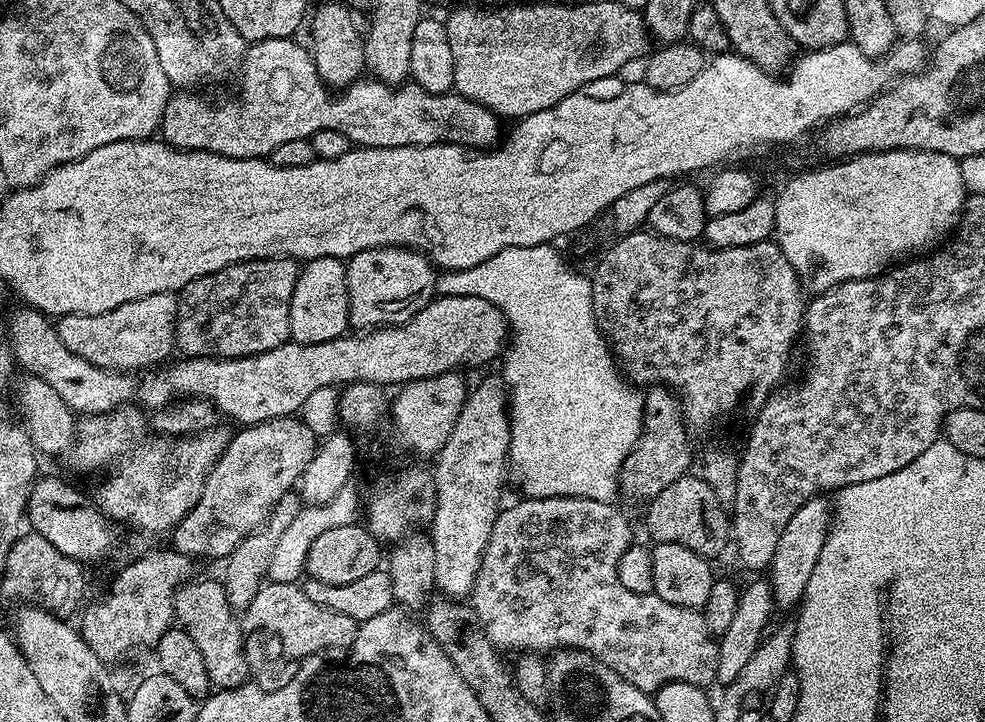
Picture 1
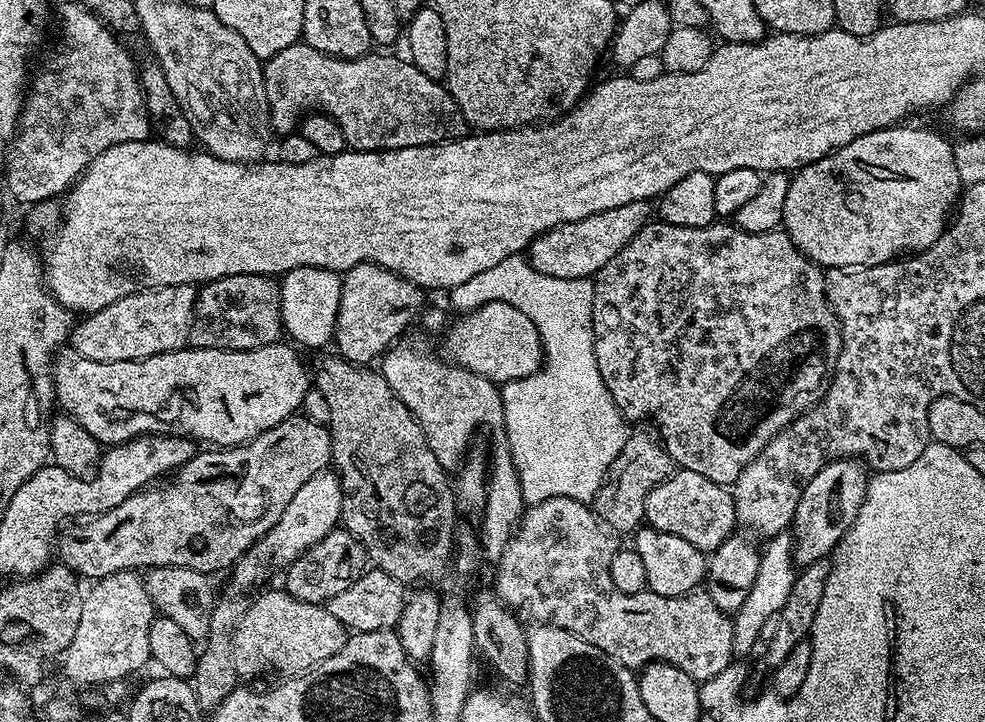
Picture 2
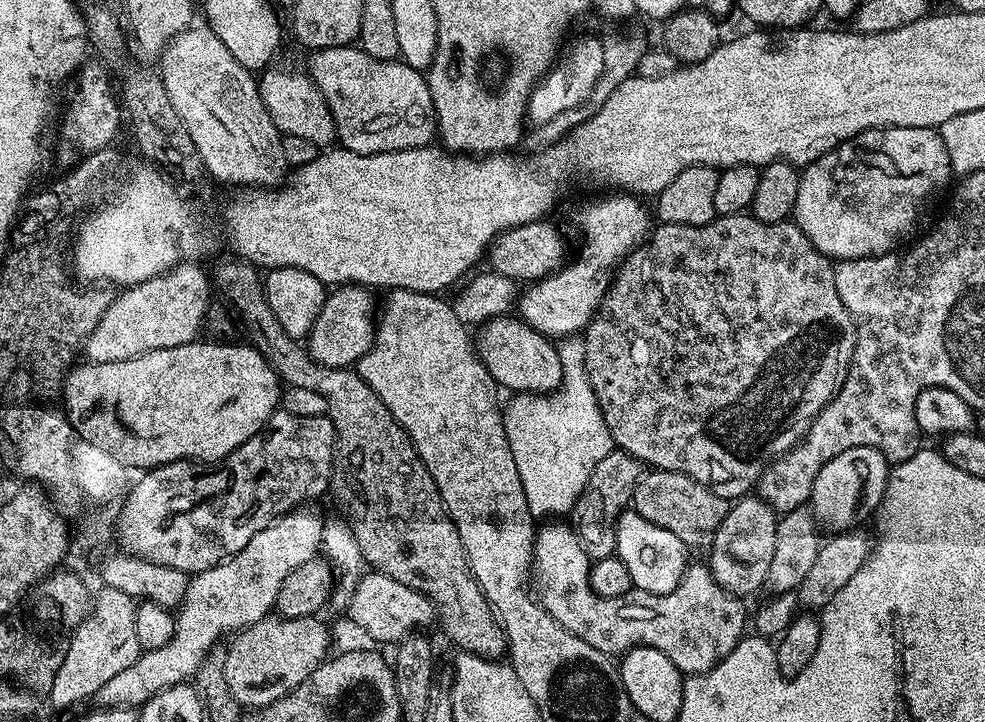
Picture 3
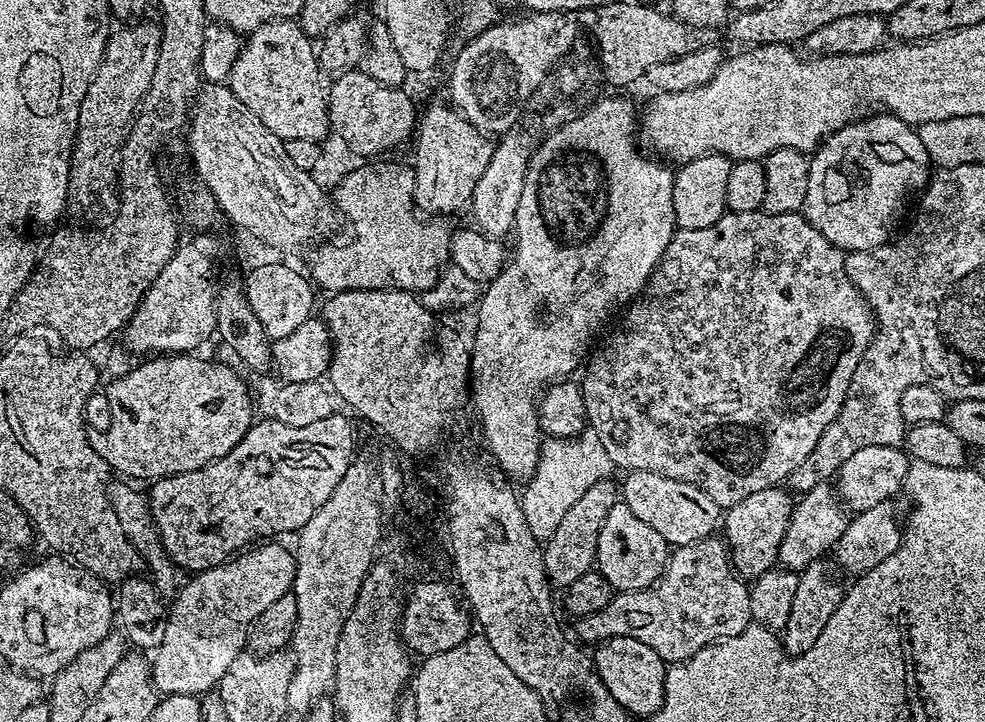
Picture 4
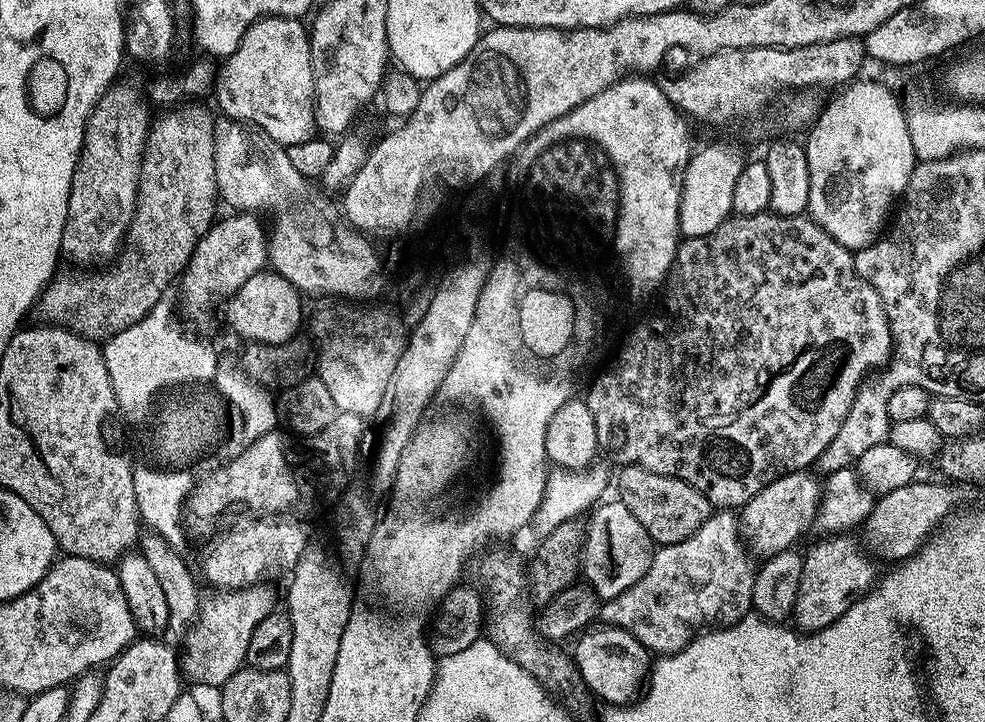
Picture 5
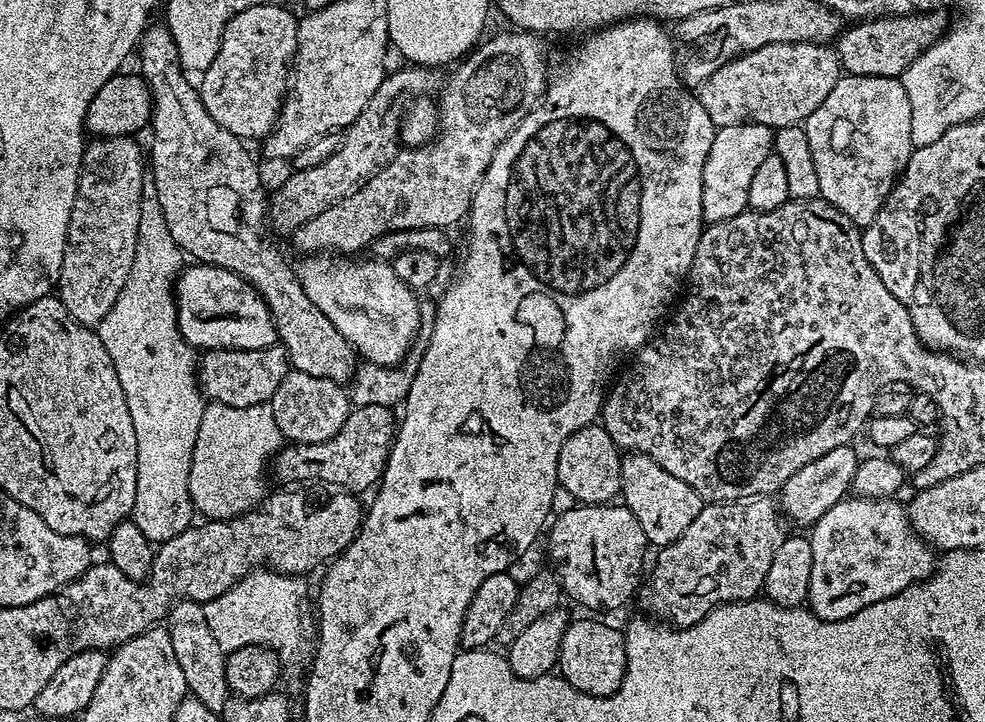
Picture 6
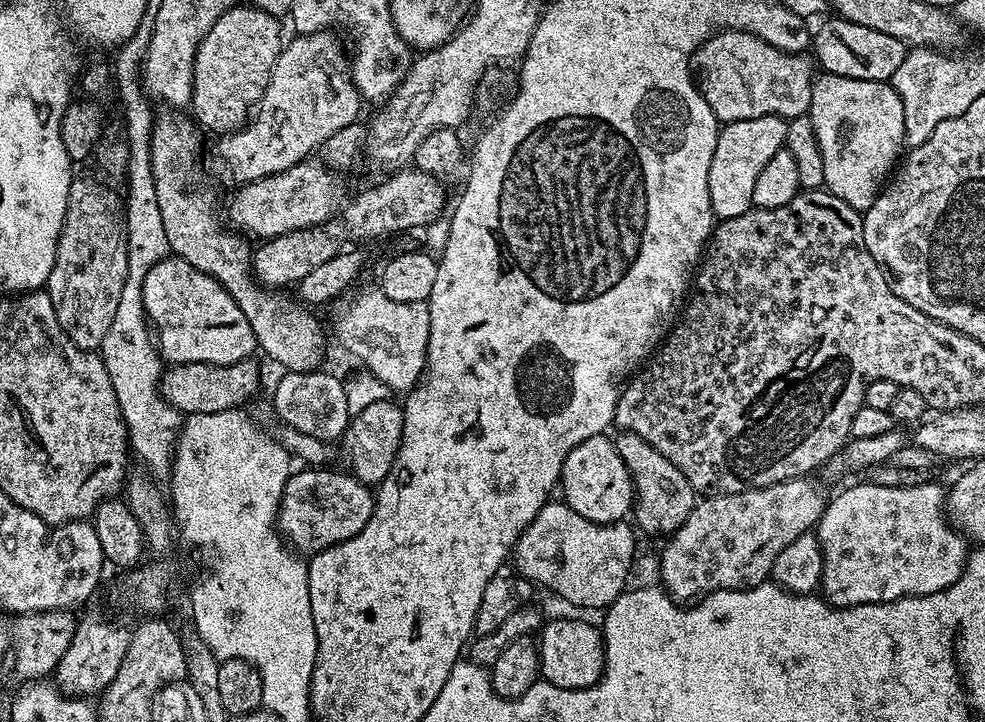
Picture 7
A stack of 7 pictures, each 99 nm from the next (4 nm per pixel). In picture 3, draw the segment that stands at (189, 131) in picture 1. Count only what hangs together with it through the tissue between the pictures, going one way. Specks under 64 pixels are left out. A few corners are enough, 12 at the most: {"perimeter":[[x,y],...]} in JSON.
{"perimeter":[[359,46],[313,51],[307,71],[347,151],[427,148],[423,71]]}

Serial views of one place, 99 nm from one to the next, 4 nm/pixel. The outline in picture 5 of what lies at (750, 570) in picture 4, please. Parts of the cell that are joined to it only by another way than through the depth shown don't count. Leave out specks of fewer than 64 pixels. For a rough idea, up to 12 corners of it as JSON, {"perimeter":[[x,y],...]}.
{"perimeter":[[786,473],[742,508],[761,557],[789,551],[820,511],[821,481]]}

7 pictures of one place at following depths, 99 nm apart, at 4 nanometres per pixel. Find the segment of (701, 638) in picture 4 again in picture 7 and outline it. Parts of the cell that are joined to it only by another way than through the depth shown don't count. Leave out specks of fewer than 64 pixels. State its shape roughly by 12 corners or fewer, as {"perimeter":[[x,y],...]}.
{"perimeter":[[812,478],[705,495],[667,537],[662,587],[687,606],[771,577],[813,531]]}

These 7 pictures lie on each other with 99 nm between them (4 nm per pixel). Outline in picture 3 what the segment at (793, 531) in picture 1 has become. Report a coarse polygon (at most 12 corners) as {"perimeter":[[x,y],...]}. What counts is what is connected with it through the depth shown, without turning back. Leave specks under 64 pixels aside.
{"perimeter":[[863,444],[814,478],[813,516],[832,534],[884,501],[890,462]]}

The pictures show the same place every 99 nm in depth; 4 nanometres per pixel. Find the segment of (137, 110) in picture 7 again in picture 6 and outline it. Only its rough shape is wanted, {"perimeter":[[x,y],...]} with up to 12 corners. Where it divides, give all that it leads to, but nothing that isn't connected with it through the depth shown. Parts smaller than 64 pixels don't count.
{"perimeter":[[152,181],[134,264],[96,333],[134,423],[131,519],[191,527],[206,400],[177,326],[185,262]]}

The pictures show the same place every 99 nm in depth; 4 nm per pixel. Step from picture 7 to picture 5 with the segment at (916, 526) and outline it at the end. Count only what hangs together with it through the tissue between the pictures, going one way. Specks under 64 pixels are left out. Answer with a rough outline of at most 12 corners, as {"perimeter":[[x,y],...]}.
{"perimeter":[[852,534],[803,553],[794,624],[834,623],[873,591],[876,568]]}

